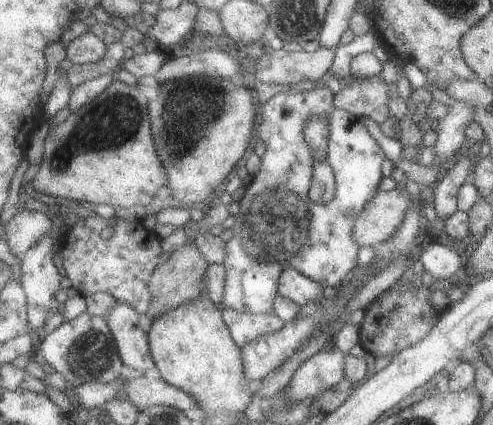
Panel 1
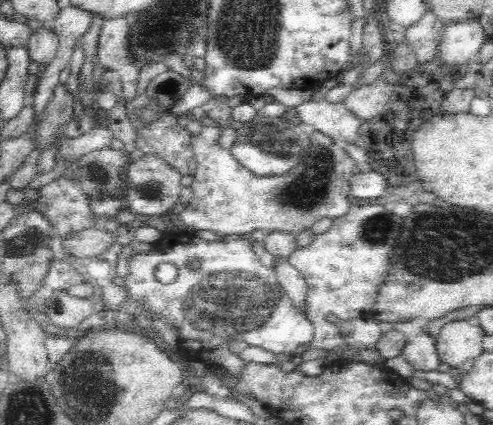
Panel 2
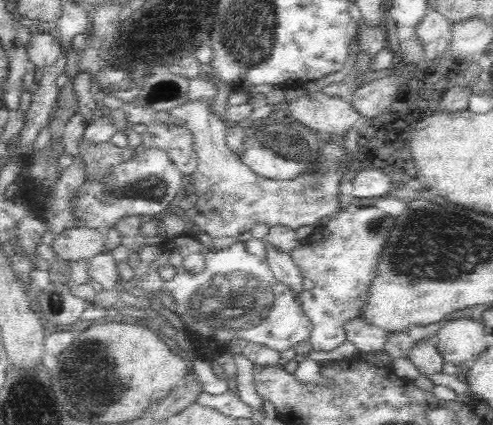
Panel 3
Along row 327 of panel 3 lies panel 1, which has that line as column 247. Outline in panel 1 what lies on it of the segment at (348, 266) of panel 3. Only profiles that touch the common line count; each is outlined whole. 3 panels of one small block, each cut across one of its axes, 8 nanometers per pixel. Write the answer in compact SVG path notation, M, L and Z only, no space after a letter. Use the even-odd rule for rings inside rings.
M223 310L223 322L227 324L233 340L245 348L261 338L275 338L283 332L287 322L269 314L269 312L245 312L239 314L235 310Z

